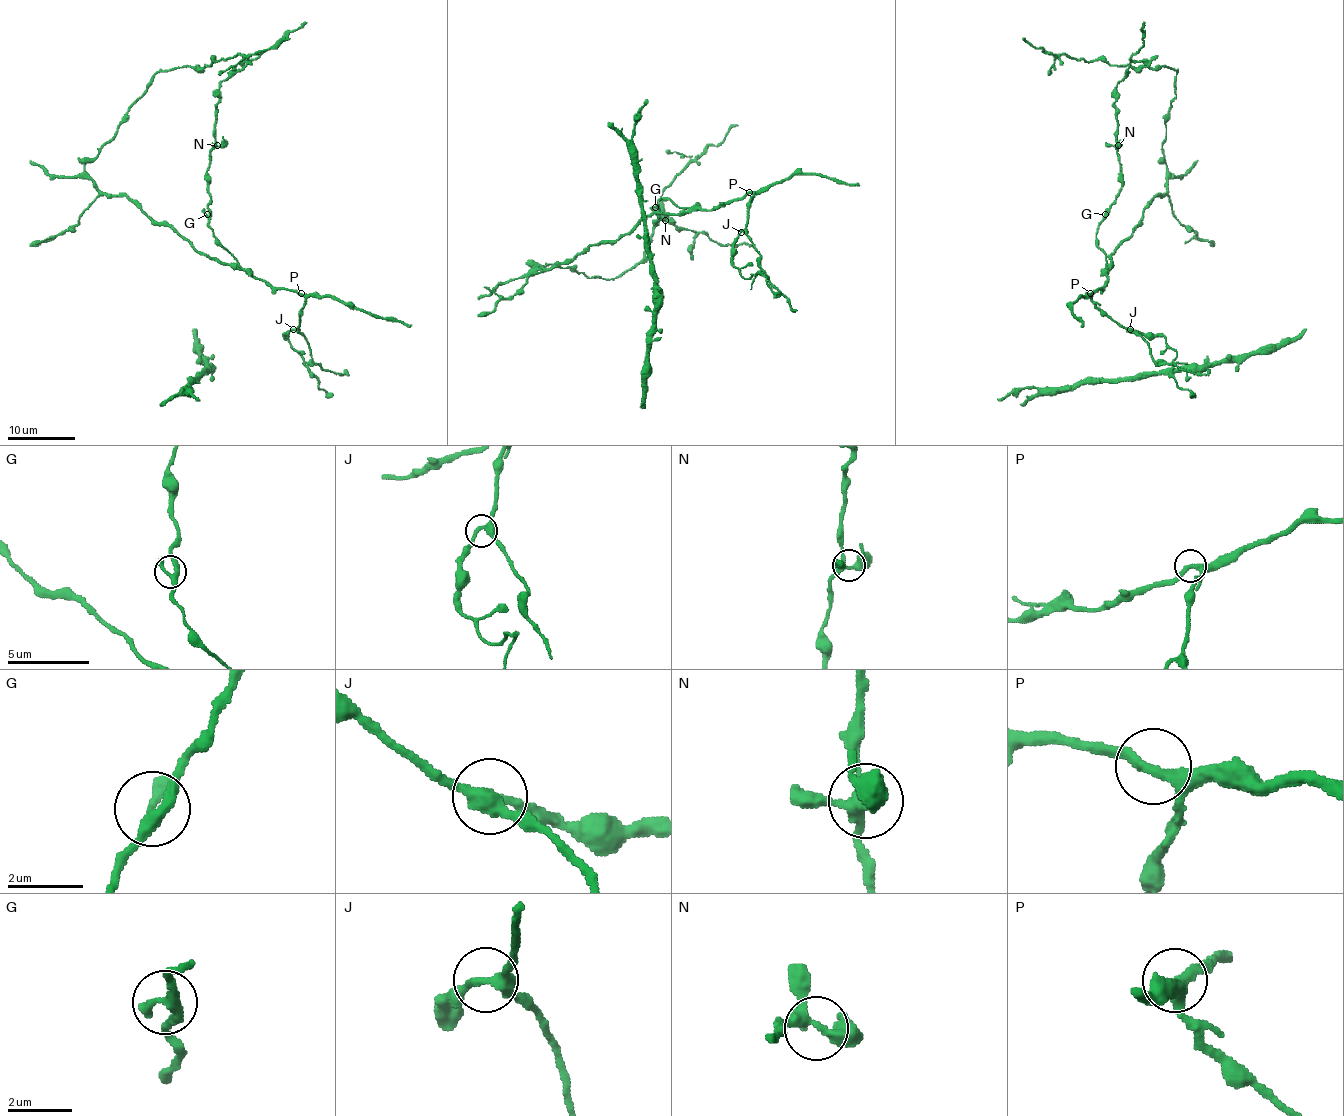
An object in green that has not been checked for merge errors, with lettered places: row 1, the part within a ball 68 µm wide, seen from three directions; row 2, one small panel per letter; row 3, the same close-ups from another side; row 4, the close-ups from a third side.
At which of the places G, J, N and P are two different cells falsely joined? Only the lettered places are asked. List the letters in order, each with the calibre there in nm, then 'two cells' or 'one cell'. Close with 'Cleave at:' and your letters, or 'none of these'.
G: 340 nm thick; one cell
J: 300 nm thick; one cell
N: 320 nm thick; one cell
P: 240 nm thick; one cell
Cleave at: none of these

